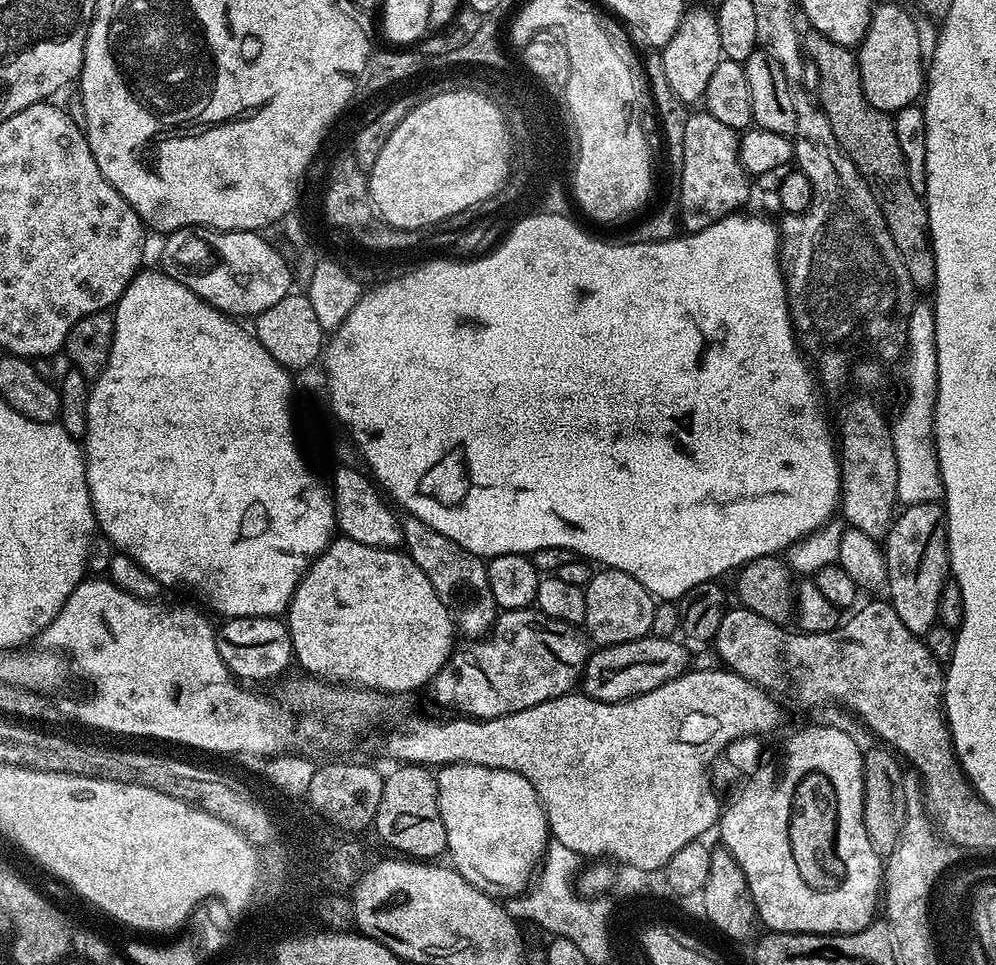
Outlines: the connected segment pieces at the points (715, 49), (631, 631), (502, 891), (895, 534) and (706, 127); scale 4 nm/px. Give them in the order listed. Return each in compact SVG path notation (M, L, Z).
M689 7L680 20L674 38L670 38L668 45L662 49L662 55L666 82L670 82L670 90L674 90L674 94L684 104L699 105L706 94L706 82L710 82L714 66L718 66L722 59L715 11L711 7L709 9Z
M601 567L593 571L590 582L583 589L586 594L586 618L582 628L593 645L621 644L651 633L657 601L648 593L646 586L642 586L642 582L634 582L630 574Z
M477 764L443 765L436 772L436 785L438 806L442 822L446 826L447 855L452 856L451 867L462 874L466 882L470 882L487 896L509 898L523 893L529 887L534 873L541 867L550 839L548 819L534 786L526 782L522 774L514 774L505 768L487 768Z
M939 503L907 505L893 519L882 547L888 571L887 599L898 618L902 618L906 630L917 634L929 632L938 622L936 615L942 586L950 579L948 523L943 507Z
M696 111L689 115L686 130L682 134L682 178L678 183L679 223L683 231L688 234L706 230L706 226L718 222L723 216L739 213L743 209L740 207L748 200L748 183L750 183L750 177L740 161L740 136L737 129L718 122L718 118L714 118L709 112Z

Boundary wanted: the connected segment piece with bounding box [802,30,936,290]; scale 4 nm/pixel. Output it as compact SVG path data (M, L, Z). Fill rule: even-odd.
M811 30L803 33L802 47L811 67L817 70L820 83L818 102L830 122L830 130L834 130L838 146L847 154L850 162L854 162L870 186L886 218L894 246L898 246L898 254L902 254L902 262L906 262L913 285L920 290L931 289L936 282L936 263L932 238L928 234L928 205L923 195L910 186L910 178L906 178L906 162L898 146L898 134L894 134L893 117L866 102L853 49L838 46L838 42L830 42L830 38L821 32Z

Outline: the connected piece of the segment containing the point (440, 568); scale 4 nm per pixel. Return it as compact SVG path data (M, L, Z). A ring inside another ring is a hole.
M405 515L401 519L401 528L403 530L403 538L405 549L412 561L419 566L424 574L430 580L430 584L434 588L434 592L438 594L442 604L446 606L448 612L452 616L453 625L465 635L467 639L479 639L481 636L487 635L491 631L492 625L498 615L498 609L494 602L494 594L490 591L490 582L488 576L487 565L485 561L474 555L462 546L458 546L456 542L446 538L444 534L440 534L436 530L431 530L424 522L410 515Z

